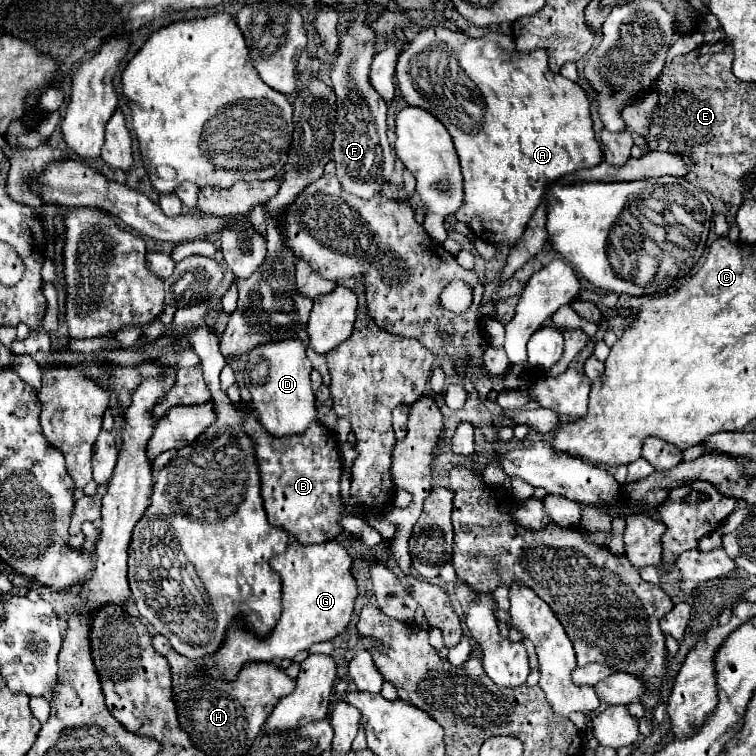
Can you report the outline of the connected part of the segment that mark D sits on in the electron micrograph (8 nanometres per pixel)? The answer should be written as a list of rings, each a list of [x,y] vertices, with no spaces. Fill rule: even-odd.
[[[293,338],[273,344],[259,344],[247,354],[243,370],[245,386],[253,396],[253,410],[259,414],[259,422],[273,436],[281,438],[297,434],[317,420],[315,396],[311,390],[311,364],[307,358],[307,344]]]

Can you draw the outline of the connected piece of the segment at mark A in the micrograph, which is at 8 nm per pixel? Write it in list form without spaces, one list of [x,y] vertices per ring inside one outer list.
[[[425,28],[413,38],[413,42],[409,42],[409,48],[399,56],[399,60],[397,60],[397,80],[399,80],[399,90],[401,90],[403,100],[409,106],[419,106],[419,108],[427,110],[429,114],[433,114],[439,122],[445,124],[445,128],[449,130],[449,134],[453,138],[453,144],[455,144],[459,160],[461,160],[463,182],[465,182],[465,186],[463,186],[465,188],[465,204],[461,206],[461,210],[457,210],[455,218],[459,222],[465,222],[475,232],[477,238],[481,238],[481,240],[485,240],[489,244],[513,246],[521,238],[523,230],[527,228],[527,222],[533,216],[533,210],[539,206],[545,186],[549,182],[559,180],[559,178],[563,178],[567,174],[573,174],[577,170],[597,166],[603,160],[603,152],[599,148],[599,142],[593,136],[591,104],[589,104],[589,98],[587,98],[585,90],[577,82],[571,82],[571,80],[563,78],[561,74],[551,72],[549,66],[547,66],[547,52],[543,48],[535,50],[535,52],[519,54],[519,52],[516,52],[512,36],[504,35],[503,37],[507,37],[507,39],[501,39],[501,36],[503,34],[494,32],[475,40],[475,38],[469,38],[469,36],[461,34],[461,32],[451,32],[447,28]]]

